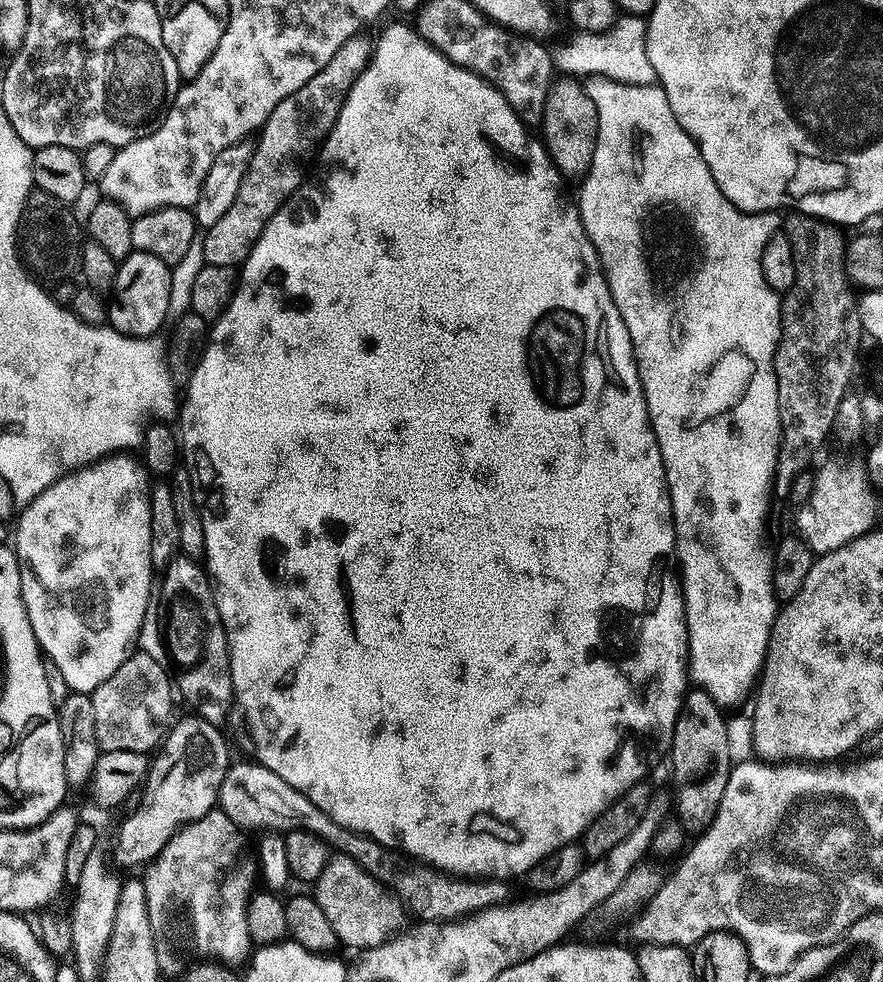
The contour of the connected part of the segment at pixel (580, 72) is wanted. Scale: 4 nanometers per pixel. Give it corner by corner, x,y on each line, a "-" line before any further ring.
624,14
617,19
615,27
602,35
589,32
575,33
572,56
557,55
554,60
555,67
568,76
584,78
597,75
626,85
653,84
657,79
654,66
646,54
646,28
647,21
641,15

